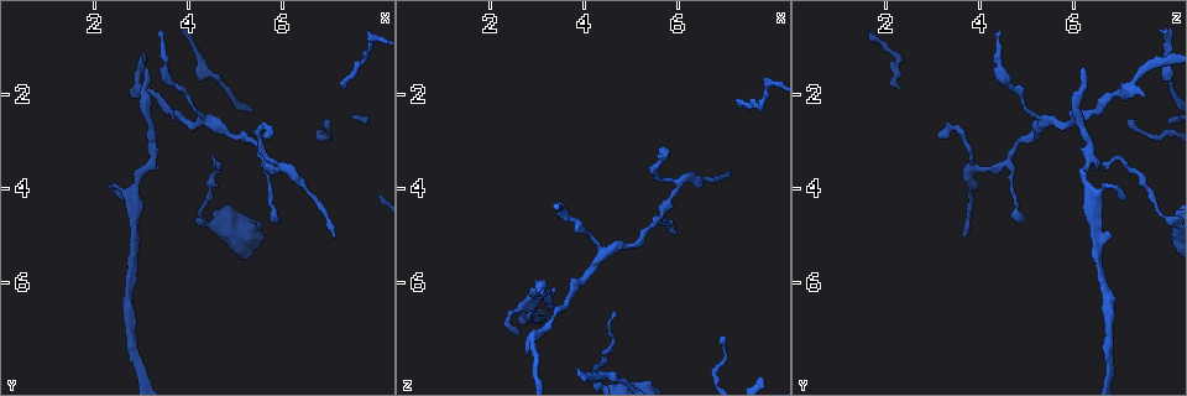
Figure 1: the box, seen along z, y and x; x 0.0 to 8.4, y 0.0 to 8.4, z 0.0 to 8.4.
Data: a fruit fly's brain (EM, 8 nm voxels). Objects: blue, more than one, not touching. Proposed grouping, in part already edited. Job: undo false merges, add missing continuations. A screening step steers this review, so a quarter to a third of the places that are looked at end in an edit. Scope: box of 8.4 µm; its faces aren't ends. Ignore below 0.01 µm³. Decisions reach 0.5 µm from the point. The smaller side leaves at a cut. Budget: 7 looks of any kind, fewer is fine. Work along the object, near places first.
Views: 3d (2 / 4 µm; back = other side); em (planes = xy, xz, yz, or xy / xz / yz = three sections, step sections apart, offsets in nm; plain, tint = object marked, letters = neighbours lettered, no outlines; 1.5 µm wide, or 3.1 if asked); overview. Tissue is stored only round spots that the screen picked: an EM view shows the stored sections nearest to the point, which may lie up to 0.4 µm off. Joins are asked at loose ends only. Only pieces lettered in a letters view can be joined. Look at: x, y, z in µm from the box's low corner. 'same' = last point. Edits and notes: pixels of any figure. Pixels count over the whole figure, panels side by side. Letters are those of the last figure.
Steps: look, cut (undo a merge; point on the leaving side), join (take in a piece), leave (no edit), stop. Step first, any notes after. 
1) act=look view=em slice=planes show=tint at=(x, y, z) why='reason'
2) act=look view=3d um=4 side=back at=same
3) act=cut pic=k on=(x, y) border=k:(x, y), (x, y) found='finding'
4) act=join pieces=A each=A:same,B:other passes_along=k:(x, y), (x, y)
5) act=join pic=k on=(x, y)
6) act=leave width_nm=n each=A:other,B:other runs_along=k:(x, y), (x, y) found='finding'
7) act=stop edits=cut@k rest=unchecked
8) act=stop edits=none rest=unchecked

act=look view=em slice=yz step=8 show=tint at=(6.00, 4.70, 4.90) why='tapers out'

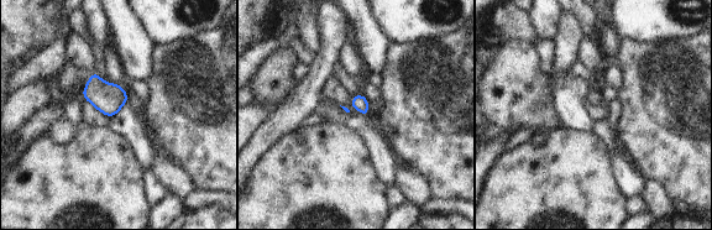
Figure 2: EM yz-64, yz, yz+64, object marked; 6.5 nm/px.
act=look view=em slice=planes show=letters at=same

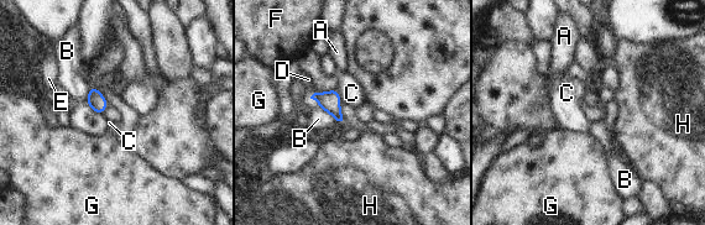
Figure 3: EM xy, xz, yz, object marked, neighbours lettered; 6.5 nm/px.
act=leave each=A:other,B:other,C:other,D:other,E:other,F:other,G:other,H:other border=3:(340, 103), (340, 113), (345, 120) found='none of them fits'

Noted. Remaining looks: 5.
act=look view=em slice=planes show=letters at=(3.10, 1.50, 6.20) why='free end'

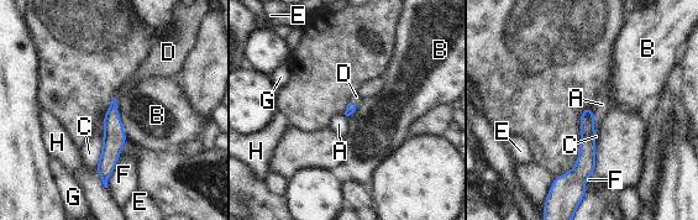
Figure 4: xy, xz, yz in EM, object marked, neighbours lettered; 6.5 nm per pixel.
act=join pieces=D each=A:other,B:other,C:other,D:same,E:other,F:other,G:other,H:other passes_along=4:(351, 106), (355, 104), (356, 99) found='it goes on there'

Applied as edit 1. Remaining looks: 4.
act=look view=em slice=planes show=letters at=(4.65, 3.55, 6.65) why='end of a long branch'

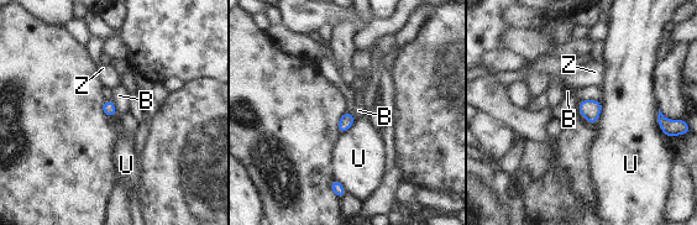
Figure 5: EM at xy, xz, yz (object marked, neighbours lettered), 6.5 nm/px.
act=leave each=B:other,U:other,Z:other border=5:(111, 99), (116, 115) found='no lettered piece goes on from it'

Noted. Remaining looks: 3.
act=stop edits=join@4 rest=unchecked

